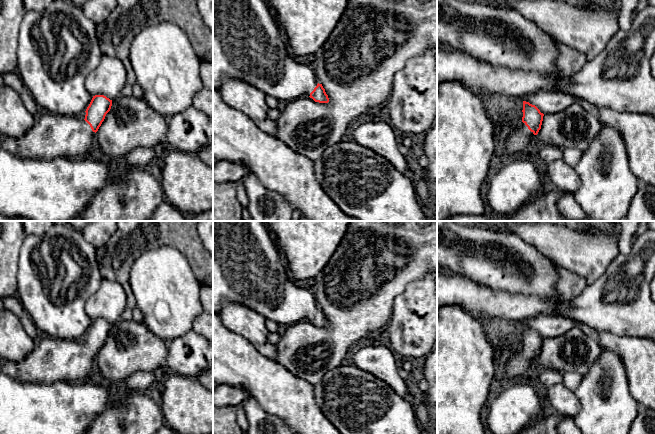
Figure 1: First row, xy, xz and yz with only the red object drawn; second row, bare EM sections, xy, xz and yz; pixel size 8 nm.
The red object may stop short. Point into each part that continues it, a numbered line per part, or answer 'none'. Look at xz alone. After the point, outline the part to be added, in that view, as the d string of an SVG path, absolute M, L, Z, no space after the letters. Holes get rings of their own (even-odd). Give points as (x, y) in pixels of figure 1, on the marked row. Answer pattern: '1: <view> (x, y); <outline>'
1: xz (248, 44); M213 0L213 88L218 89L226 78L241 79L283 103L309 97L318 84L313 67L298 63L291 56L275 13L266 0Z

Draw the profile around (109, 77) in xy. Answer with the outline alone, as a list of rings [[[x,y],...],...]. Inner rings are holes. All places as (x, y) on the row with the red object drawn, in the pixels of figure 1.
[[[103,55],[99,65],[84,81],[85,88],[92,95],[104,95],[110,100],[117,99],[126,85],[127,71],[116,57]]]

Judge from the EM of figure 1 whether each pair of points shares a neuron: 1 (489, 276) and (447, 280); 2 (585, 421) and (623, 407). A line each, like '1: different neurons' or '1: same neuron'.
1: different neurons
2: same neuron

